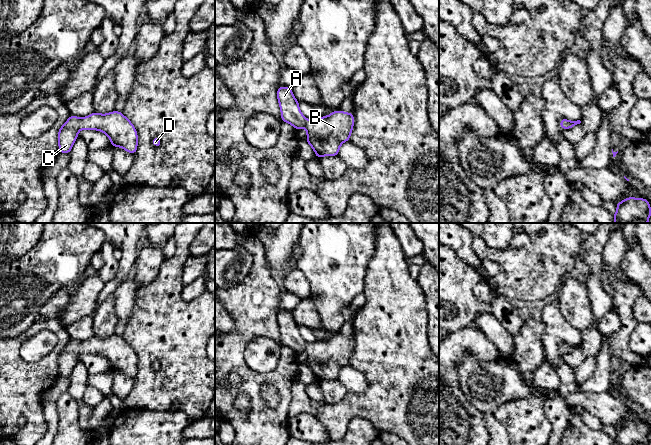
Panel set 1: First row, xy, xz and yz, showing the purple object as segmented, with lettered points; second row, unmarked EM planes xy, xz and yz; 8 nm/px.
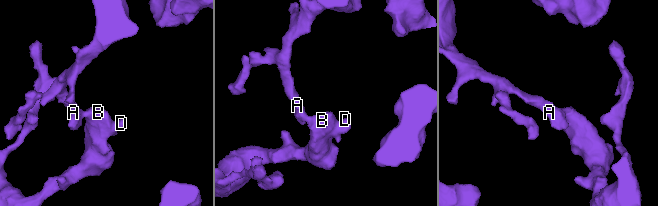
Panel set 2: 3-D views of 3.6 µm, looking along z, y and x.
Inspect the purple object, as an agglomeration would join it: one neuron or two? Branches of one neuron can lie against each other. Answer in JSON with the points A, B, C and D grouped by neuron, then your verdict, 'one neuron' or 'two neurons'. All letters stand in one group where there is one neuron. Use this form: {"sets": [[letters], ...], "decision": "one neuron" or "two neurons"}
{"sets": [["A", "B", "C", "D"]], "decision": "one neuron"}

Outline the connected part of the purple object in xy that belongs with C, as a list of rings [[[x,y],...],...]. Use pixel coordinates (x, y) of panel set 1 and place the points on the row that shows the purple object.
[[[112,111],[108,114],[94,112],[84,118],[70,115],[69,119],[60,127],[58,132],[59,153],[69,154],[74,142],[78,138],[78,132],[81,130],[98,130],[109,137],[112,147],[121,147],[134,155],[138,146],[138,135],[134,125],[126,118],[122,112]]]

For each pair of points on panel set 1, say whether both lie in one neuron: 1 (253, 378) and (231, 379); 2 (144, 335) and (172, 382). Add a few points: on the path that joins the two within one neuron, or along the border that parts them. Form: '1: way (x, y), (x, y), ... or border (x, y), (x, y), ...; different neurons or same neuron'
1: border (225, 375), (236, 372), (241, 382); different neurons
2: way (156, 347), (172, 363), (172, 370); same neuron

